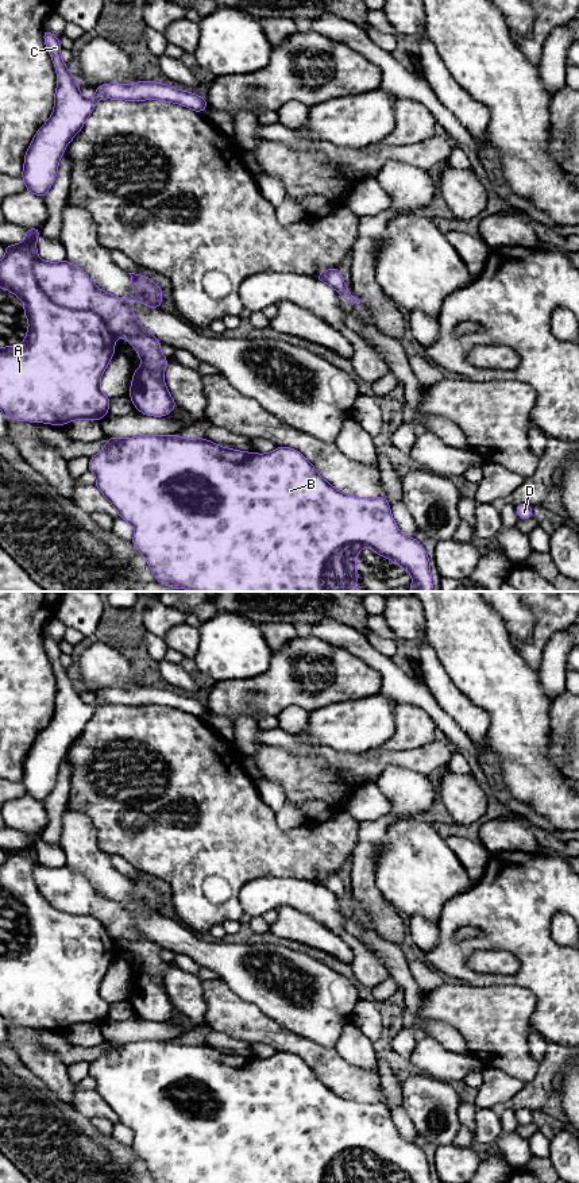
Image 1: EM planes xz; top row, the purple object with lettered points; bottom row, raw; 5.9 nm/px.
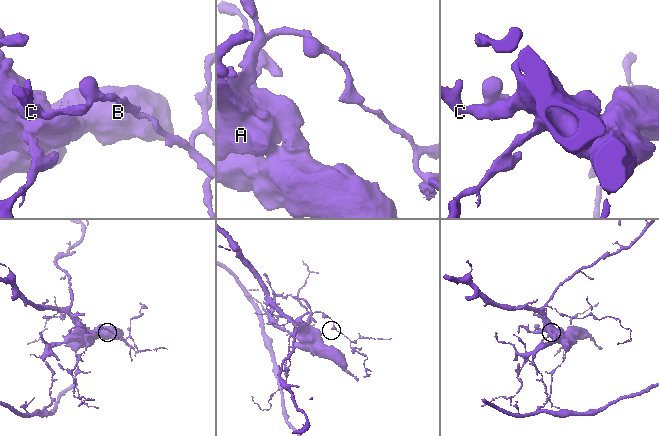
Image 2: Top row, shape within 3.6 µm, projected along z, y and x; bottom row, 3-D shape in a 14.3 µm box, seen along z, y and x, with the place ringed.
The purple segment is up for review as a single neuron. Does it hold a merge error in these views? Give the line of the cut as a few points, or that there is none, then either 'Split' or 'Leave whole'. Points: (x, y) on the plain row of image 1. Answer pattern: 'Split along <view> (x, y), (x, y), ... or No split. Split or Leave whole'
No split. Leave whole

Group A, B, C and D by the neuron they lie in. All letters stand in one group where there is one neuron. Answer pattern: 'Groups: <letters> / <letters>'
Groups: A B C D

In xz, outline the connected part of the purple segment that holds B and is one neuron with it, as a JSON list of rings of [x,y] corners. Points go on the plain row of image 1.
[[[140,1040],[120,1044],[111,1041],[103,1055],[90,1063],[88,1075],[96,1080],[96,1093],[115,1111],[119,1122],[134,1132],[132,1149],[146,1163],[155,1183],[359,1183],[355,1165],[363,1152],[370,1152],[378,1160],[391,1164],[395,1171],[404,1172],[412,1183],[432,1183],[426,1155],[414,1142],[399,1136],[385,1101],[362,1103],[339,1097],[316,1076],[300,1056],[290,1052],[277,1052],[269,1059],[255,1059],[225,1053],[202,1043]]]

